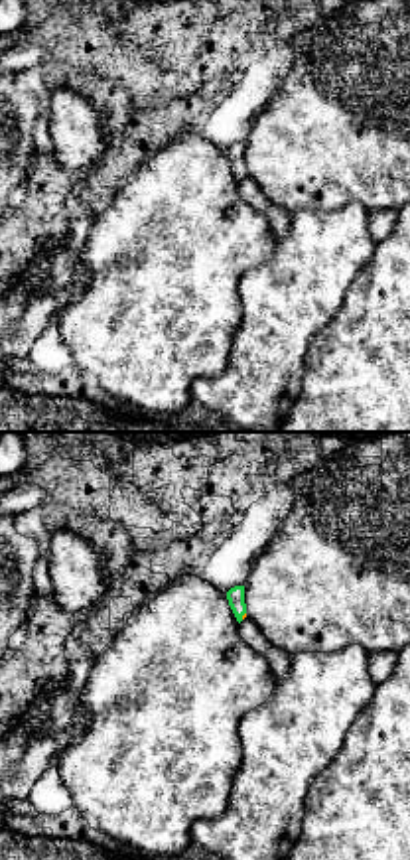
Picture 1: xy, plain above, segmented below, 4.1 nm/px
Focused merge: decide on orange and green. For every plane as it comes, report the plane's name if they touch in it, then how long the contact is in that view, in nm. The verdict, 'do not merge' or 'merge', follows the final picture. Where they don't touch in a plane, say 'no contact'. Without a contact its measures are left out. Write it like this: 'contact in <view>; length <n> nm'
contact in xy; length 40 nm

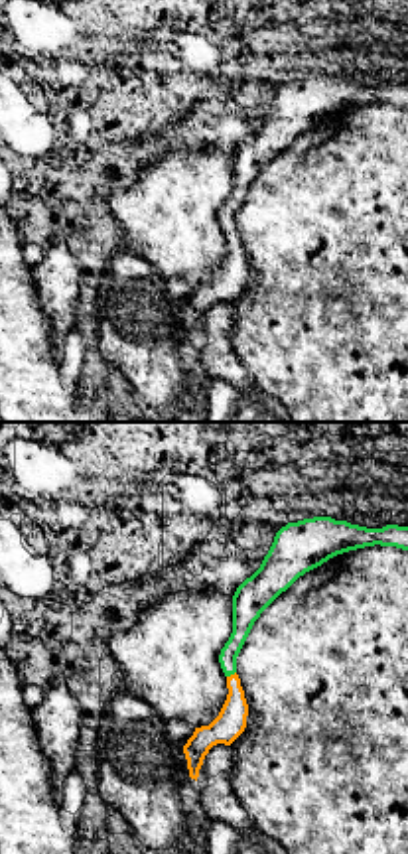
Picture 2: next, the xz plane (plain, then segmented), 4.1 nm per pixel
contact in xz; length 50 nm

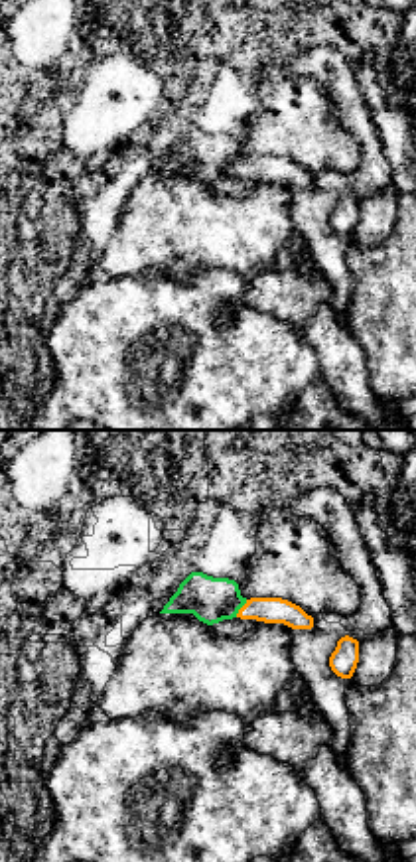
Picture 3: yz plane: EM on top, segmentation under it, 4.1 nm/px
contact in yz; length 90 nm

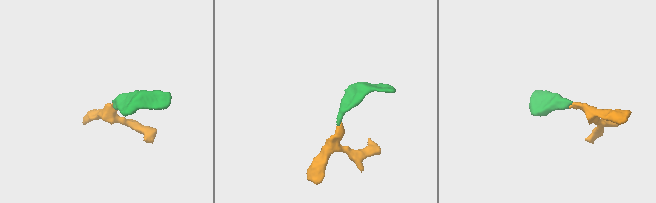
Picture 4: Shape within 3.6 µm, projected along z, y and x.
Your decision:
merge

